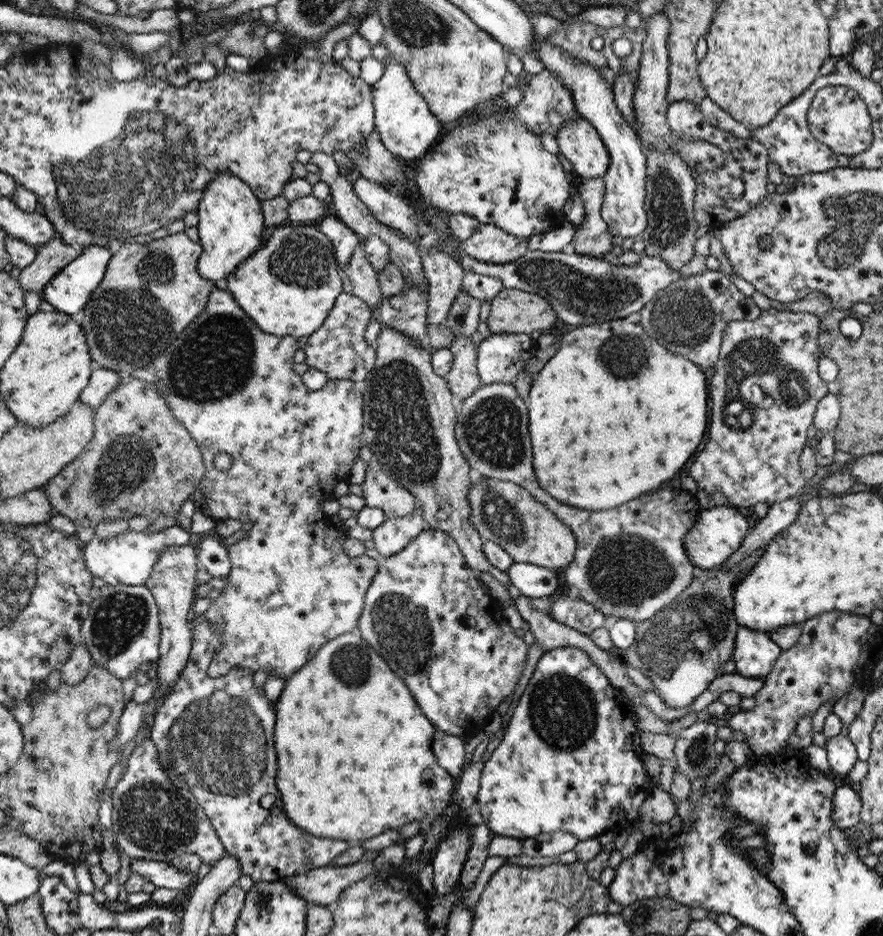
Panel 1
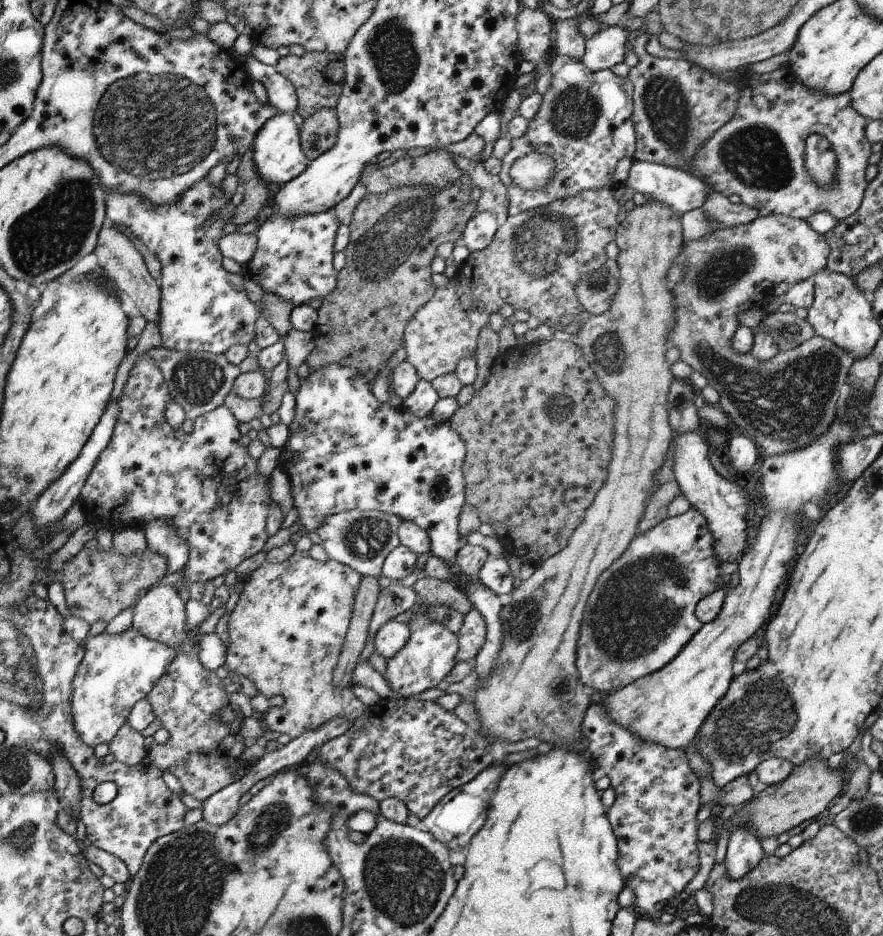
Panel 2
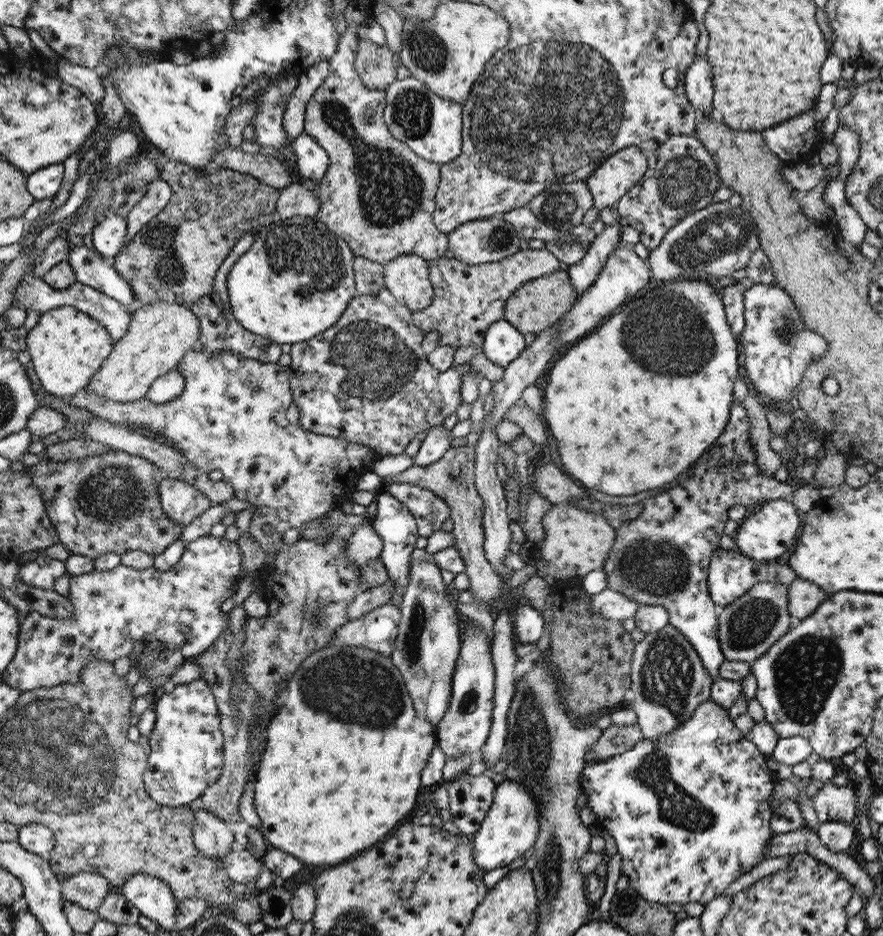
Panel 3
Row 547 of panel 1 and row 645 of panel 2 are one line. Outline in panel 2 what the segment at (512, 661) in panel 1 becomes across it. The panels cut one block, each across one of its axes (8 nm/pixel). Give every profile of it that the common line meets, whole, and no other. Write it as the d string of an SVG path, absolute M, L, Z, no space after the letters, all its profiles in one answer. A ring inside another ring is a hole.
M414 614L407 619L410 636L404 648L400 648L390 660L386 660L387 666L383 677L392 690L404 699L412 699L425 690L444 684L446 676L456 666L459 644L456 633L450 632L444 624L440 624L440 620L426 618L424 614L422 616Z

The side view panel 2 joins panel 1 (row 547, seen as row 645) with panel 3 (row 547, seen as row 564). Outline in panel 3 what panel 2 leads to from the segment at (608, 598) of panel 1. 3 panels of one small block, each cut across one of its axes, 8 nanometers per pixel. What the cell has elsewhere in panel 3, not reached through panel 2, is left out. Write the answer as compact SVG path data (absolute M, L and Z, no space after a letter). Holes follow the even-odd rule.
M733 401L733 405L730 407L728 424L726 425L724 432L718 437L718 440L714 442L712 450L708 450L708 454L704 454L704 456L696 462L696 466L694 466L694 470L691 470L692 474L690 474L690 476L688 475L688 480L686 482L680 482L678 486L674 486L664 493L652 496L642 502L643 511L634 520L631 520L628 524L622 526L621 529L617 530L612 548L609 550L608 556L604 559L603 565L601 566L607 576L608 590L621 592L626 598L637 602L638 605L661 604L664 608L667 608L667 611L669 612L669 624L675 626L676 630L679 630L688 639L688 642L697 650L699 657L706 667L706 670L710 673L710 678L712 678L712 680L720 679L720 677L718 677L718 669L725 661L725 658L722 649L720 648L720 641L718 640L717 615L719 608L710 598L707 578L712 553L721 546L721 538L722 535L724 535L724 525L729 520L727 512L731 506L736 506L736 504L748 507L750 505L759 504L759 502L766 502L766 500L791 499L793 492L792 487L776 481L772 476L768 477L758 468L758 465L756 464L755 444L751 441L749 428L750 421L743 404Z

